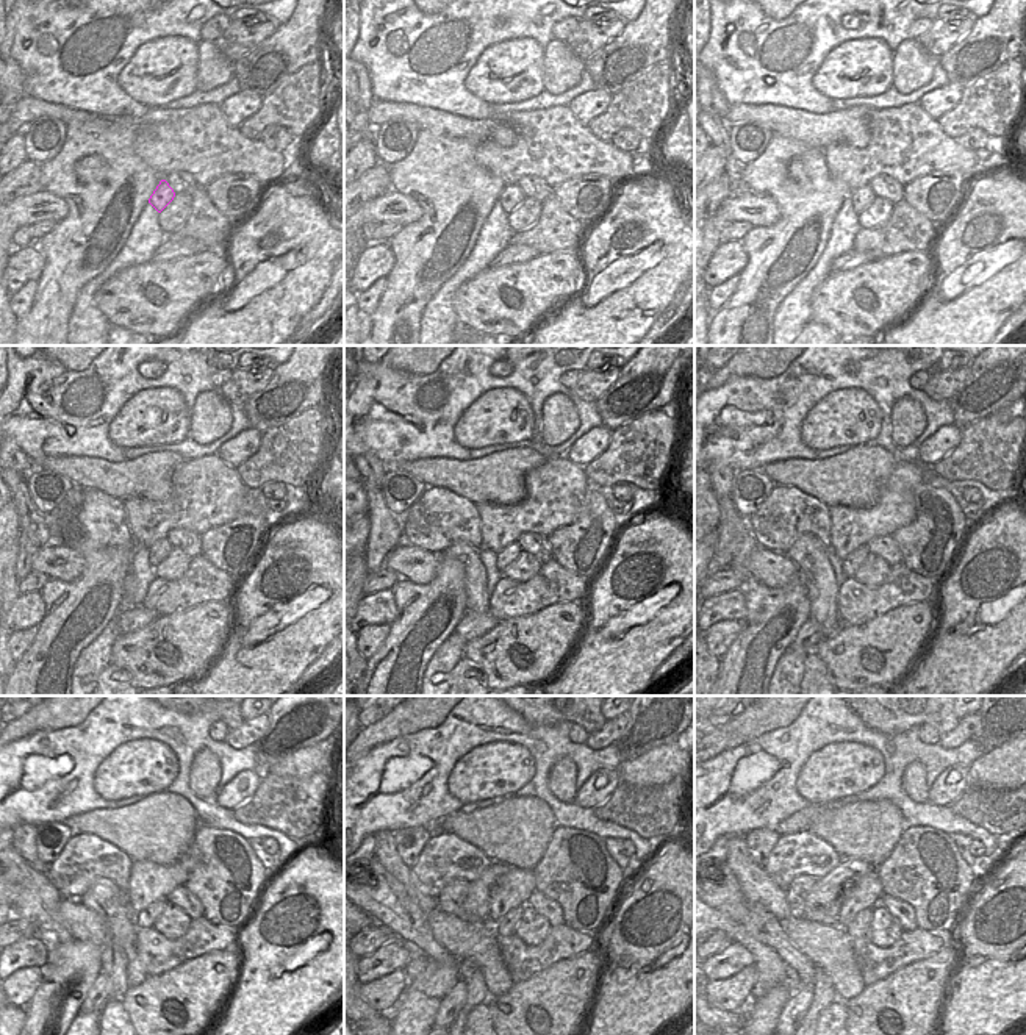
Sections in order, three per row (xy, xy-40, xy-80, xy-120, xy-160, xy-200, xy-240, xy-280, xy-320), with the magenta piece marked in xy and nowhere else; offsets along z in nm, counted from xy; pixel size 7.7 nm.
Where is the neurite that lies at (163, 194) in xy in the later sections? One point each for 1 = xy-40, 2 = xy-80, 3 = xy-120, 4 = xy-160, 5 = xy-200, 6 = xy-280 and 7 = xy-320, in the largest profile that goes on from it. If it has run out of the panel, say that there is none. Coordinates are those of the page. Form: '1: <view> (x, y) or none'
1: xy-40 (512, 196)
2: xy-80 (862, 197)
3: xy-120 (161, 547)
4: xy-160 (507, 555)
5: xy-200 (850, 565)
6: xy-280 (505, 926)
7: xy-320 (857, 927)

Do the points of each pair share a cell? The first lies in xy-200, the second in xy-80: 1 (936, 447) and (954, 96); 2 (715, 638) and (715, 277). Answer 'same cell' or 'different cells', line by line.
1: same cell
2: different cells

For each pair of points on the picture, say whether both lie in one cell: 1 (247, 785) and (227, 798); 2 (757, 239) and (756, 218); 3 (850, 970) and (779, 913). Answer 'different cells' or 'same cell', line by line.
1: same cell
2: different cells
3: different cells

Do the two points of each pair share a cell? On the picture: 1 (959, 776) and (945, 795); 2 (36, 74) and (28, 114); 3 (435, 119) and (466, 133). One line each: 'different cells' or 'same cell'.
1: same cell
2: different cells
3: same cell

